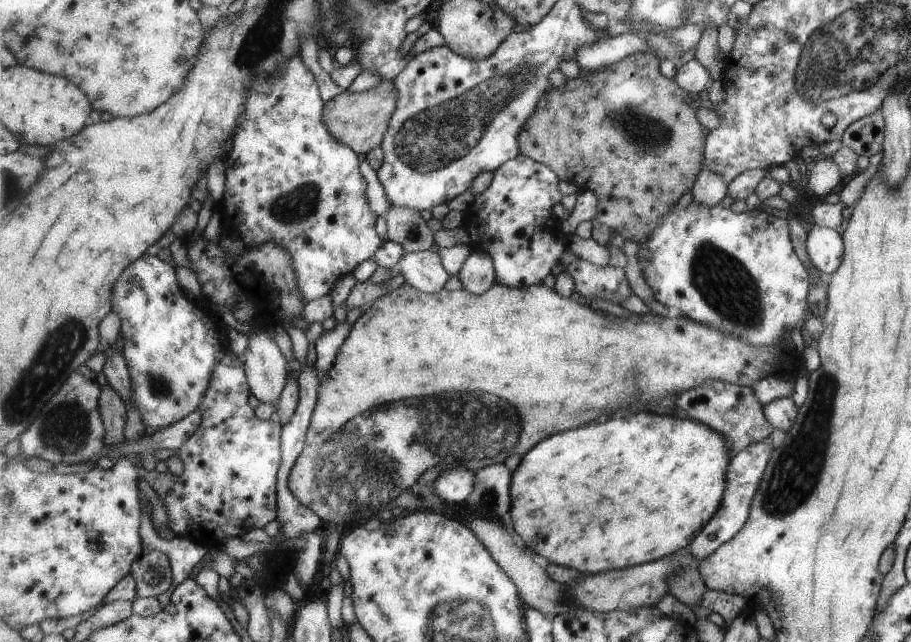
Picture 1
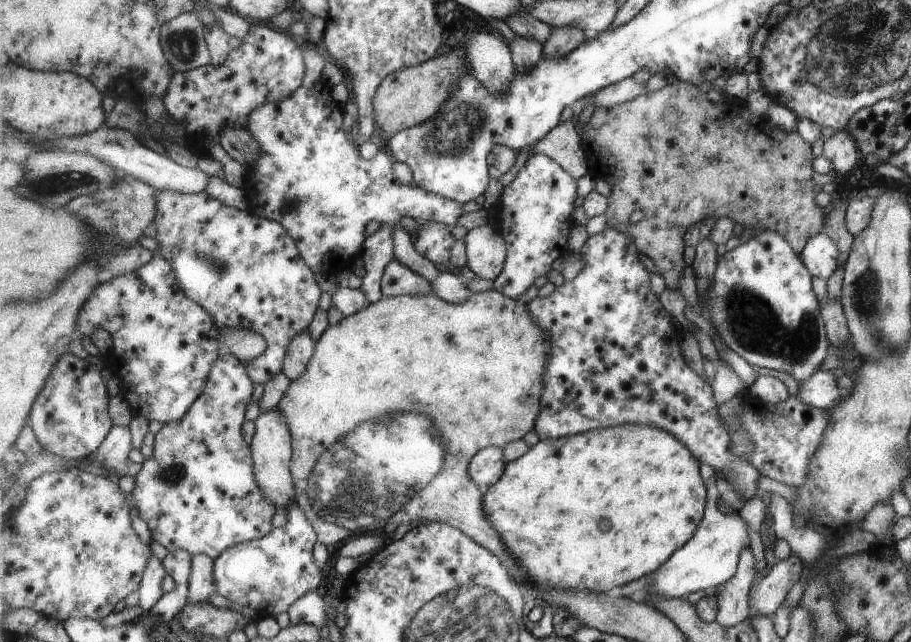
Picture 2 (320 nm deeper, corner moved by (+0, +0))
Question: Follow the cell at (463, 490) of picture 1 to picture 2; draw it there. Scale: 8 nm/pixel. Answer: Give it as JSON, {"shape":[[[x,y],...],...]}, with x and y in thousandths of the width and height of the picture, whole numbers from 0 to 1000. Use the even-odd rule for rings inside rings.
{"shape":[[[535,696],[527,701],[515,724],[519,748],[532,760],[548,751],[559,721],[554,717],[553,696]]]}

